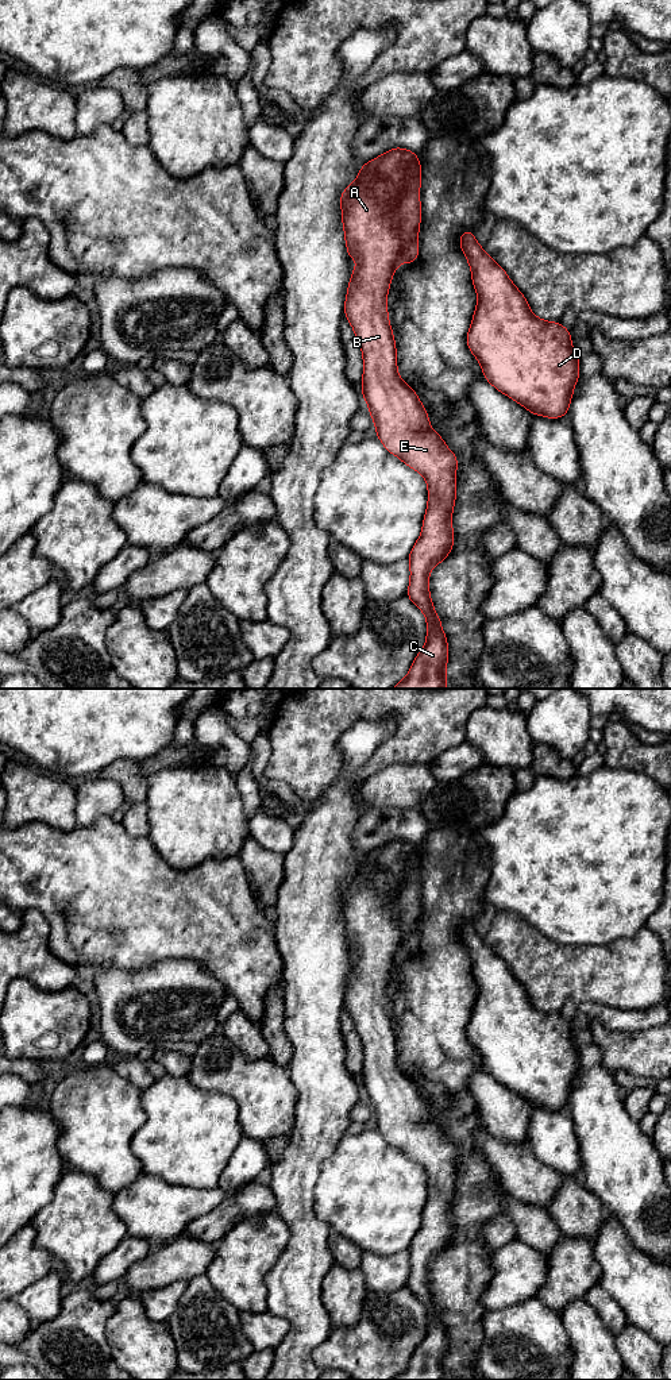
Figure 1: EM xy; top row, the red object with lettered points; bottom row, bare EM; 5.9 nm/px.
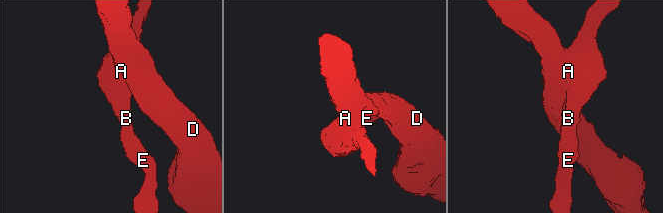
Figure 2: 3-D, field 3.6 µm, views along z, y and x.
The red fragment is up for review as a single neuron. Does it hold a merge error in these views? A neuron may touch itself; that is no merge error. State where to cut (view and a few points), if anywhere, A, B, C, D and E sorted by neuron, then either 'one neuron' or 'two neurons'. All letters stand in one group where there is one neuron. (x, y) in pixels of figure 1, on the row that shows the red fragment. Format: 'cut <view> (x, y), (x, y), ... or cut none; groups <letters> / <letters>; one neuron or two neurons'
cut xy (416, 154), (405, 165), (393, 211), (400, 259); groups A B C E / D; two neurons

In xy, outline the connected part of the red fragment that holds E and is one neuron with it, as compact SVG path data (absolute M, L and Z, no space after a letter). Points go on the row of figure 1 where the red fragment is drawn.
M394 147L374 158L370 165L389 182L389 190L382 197L371 197L362 182L362 167L356 180L342 192L342 221L347 246L347 257L356 259L351 273L344 302L344 316L354 328L356 342L363 354L362 397L369 404L369 413L377 428L377 437L386 450L400 458L410 469L419 471L428 485L428 506L423 520L423 529L414 543L408 562L410 581L406 597L427 616L427 643L412 663L408 675L393 689L446 689L446 667L448 662L447 636L441 629L441 620L431 601L428 587L433 566L441 563L454 547L452 509L456 497L456 455L447 448L441 436L429 427L428 412L416 392L409 388L397 371L397 351L386 297L396 269L401 263L401 239L393 211L400 198L405 165L417 154L406 149Z

